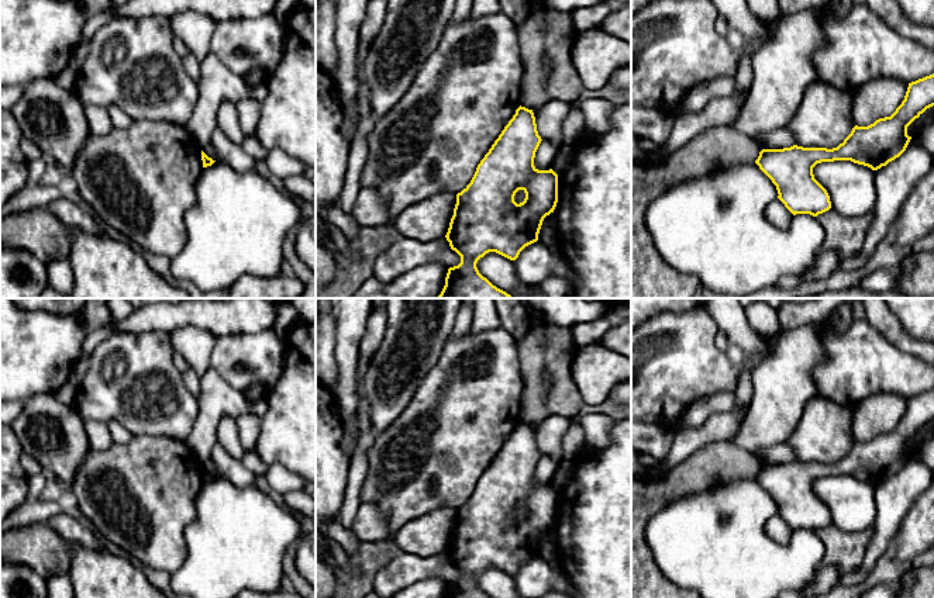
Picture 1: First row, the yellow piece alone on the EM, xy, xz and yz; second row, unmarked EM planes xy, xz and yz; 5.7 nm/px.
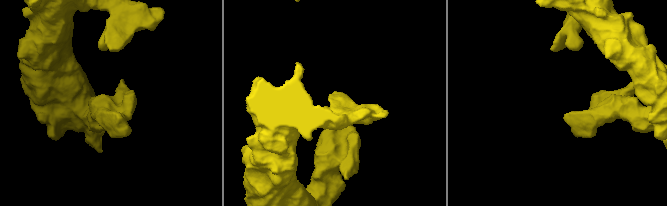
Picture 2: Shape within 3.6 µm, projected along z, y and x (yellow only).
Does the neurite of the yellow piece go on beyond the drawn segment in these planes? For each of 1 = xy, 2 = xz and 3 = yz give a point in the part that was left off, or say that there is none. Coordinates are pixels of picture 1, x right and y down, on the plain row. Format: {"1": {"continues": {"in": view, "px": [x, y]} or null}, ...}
{"1": {"continues": null}, "2": {"continues": null}, "3": {"continues": null}}

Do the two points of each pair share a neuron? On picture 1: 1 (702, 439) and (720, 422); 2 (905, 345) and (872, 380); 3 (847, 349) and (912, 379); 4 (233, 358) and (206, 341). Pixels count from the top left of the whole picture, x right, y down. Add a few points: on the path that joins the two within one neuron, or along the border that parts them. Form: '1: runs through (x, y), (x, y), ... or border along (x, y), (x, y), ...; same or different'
1: runs through (706, 435), (716, 427); same
2: border along (879, 334), (919, 359); different
3: runs through (862, 365), (875, 365), (896, 372); same
4: border along (219, 336), (212, 353), (210, 366); different

